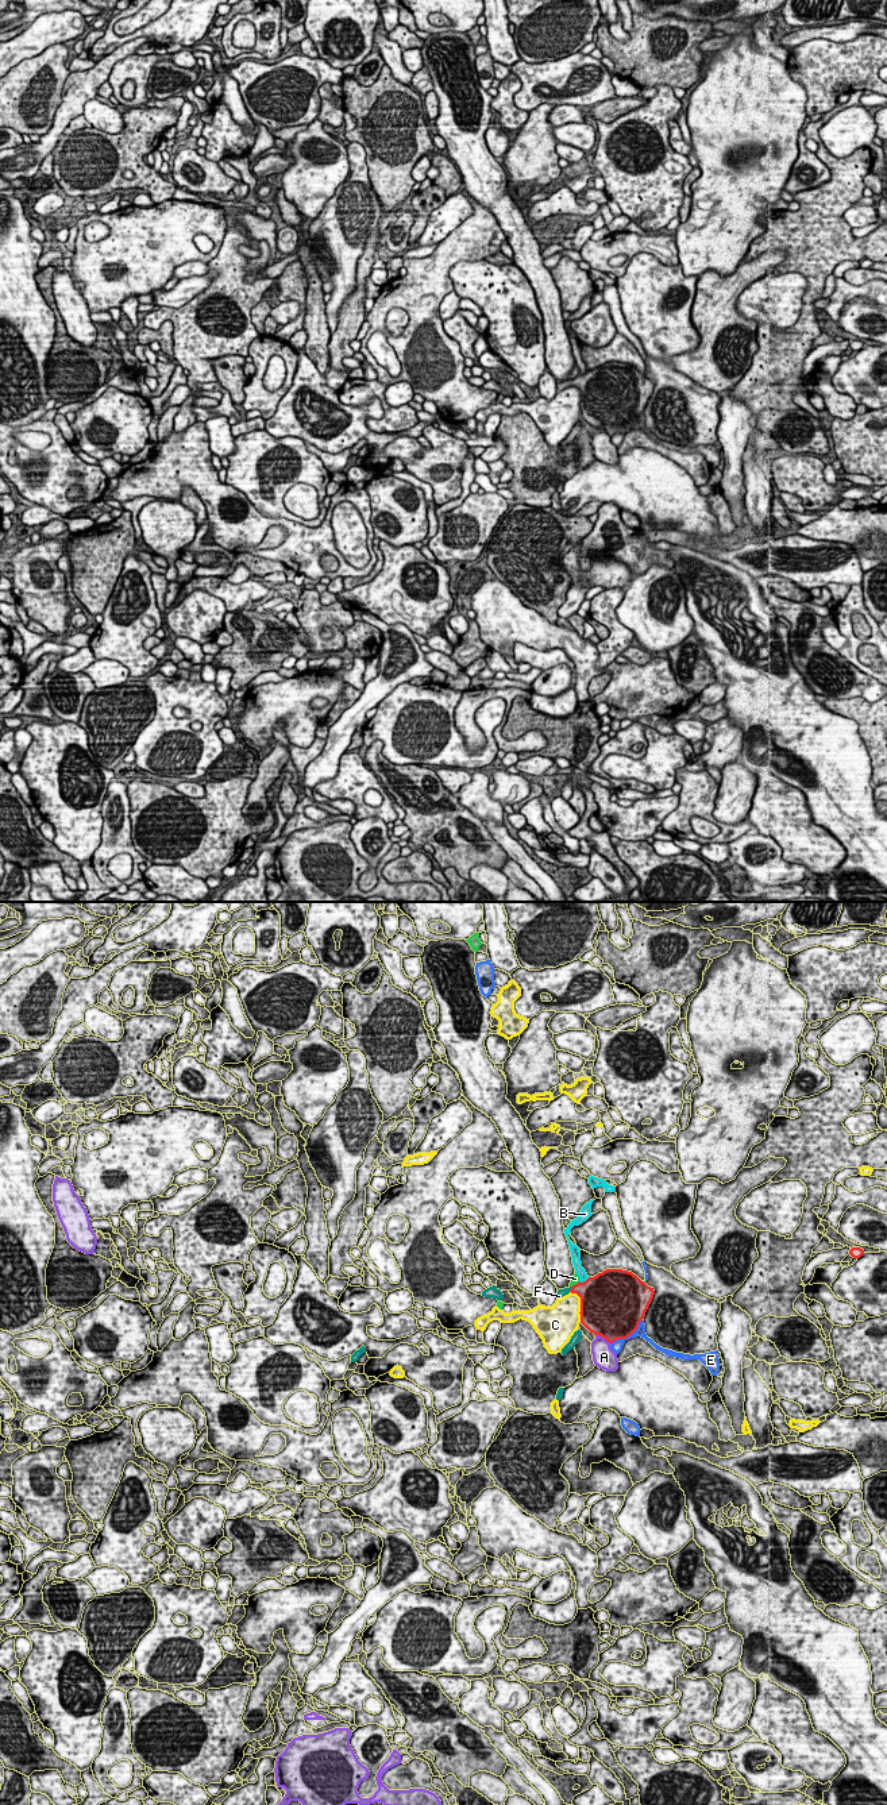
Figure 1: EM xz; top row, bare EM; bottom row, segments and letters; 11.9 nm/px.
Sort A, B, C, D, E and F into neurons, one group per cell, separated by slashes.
A / B / C / D / E / F

